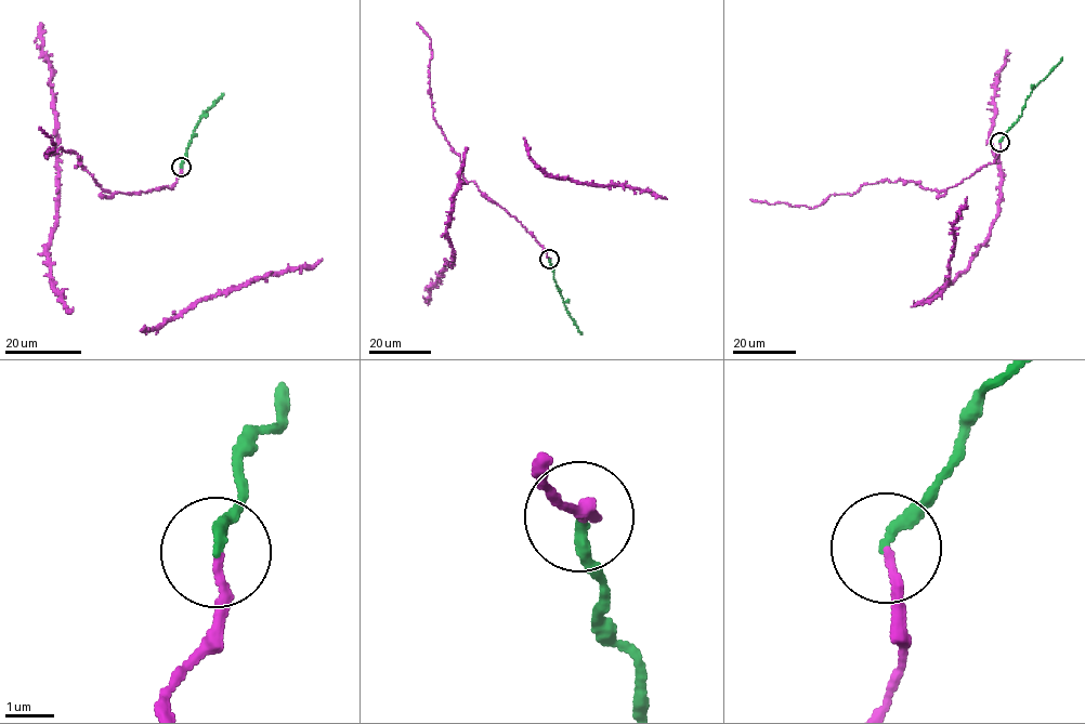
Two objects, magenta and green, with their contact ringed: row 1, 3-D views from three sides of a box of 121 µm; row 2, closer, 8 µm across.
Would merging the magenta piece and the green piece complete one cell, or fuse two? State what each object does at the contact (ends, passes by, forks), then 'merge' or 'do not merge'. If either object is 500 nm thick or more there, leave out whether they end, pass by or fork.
magenta ends | green ends | merge

